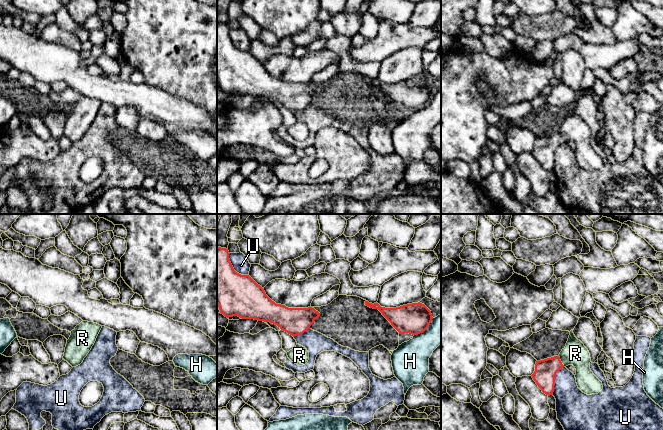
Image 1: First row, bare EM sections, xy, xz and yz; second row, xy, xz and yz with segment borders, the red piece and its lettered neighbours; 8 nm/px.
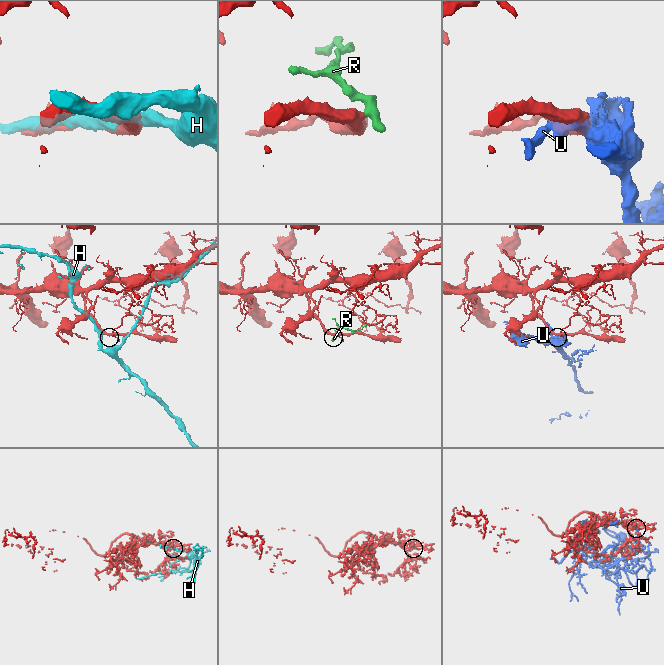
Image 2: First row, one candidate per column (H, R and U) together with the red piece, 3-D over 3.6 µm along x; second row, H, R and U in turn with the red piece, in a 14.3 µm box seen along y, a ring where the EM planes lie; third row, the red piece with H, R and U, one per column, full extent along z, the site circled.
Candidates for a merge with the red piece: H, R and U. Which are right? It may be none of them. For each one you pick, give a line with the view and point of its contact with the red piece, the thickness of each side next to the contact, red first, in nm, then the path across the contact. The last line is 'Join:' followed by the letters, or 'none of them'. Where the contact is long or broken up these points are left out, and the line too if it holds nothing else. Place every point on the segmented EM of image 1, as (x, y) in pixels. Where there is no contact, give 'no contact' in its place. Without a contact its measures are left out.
R: contact yz (560, 361); calibres 180 and 190 nm; way yz (545, 371), (560, 361), (575, 353)
Join: R

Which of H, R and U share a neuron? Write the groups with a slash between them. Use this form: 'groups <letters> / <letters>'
groups H / R / U

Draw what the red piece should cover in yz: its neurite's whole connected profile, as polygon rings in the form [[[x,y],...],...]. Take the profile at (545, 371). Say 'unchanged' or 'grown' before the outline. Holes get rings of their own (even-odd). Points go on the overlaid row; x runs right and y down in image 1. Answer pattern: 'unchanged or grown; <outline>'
grown; [[[573,330],[566,346],[558,356],[536,361],[535,371],[531,375],[543,393],[553,395],[556,373],[563,367],[573,365],[576,369],[576,383],[578,388],[587,395],[598,394],[602,389],[602,382],[590,369],[590,353],[584,344],[578,340]]]

